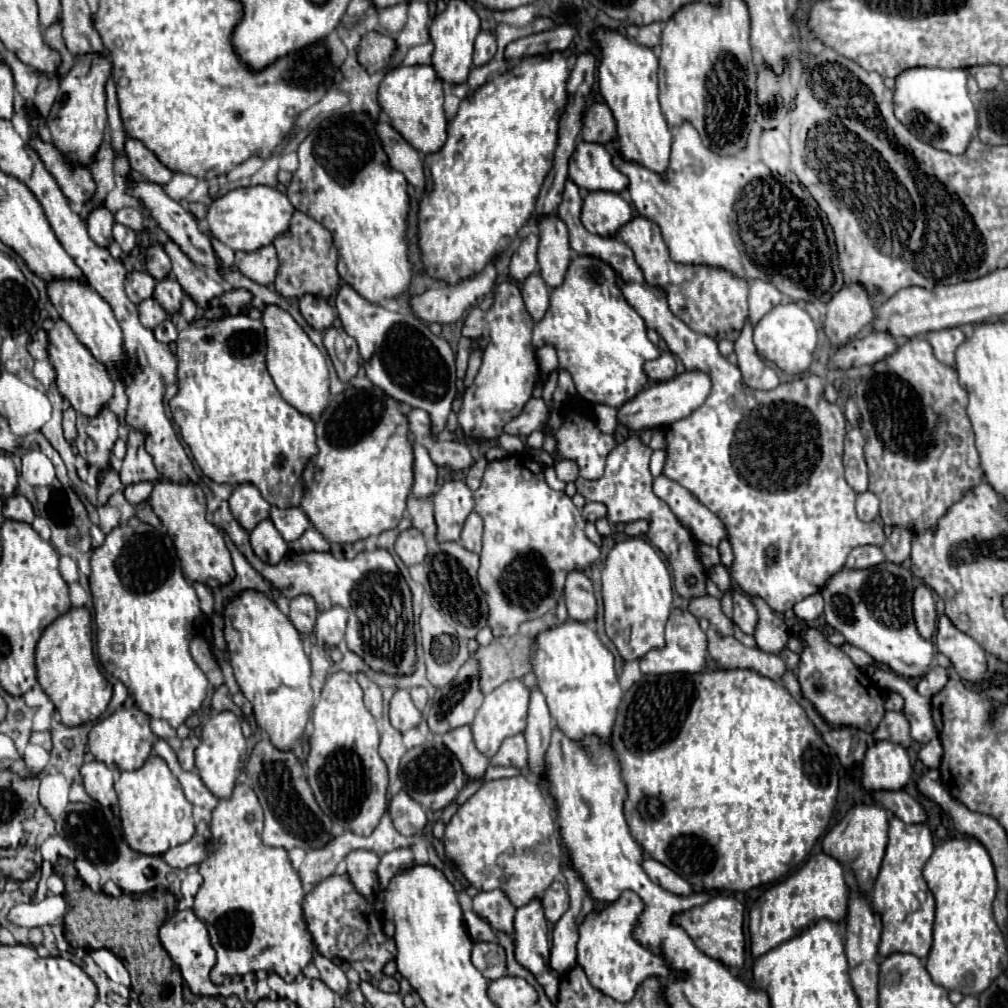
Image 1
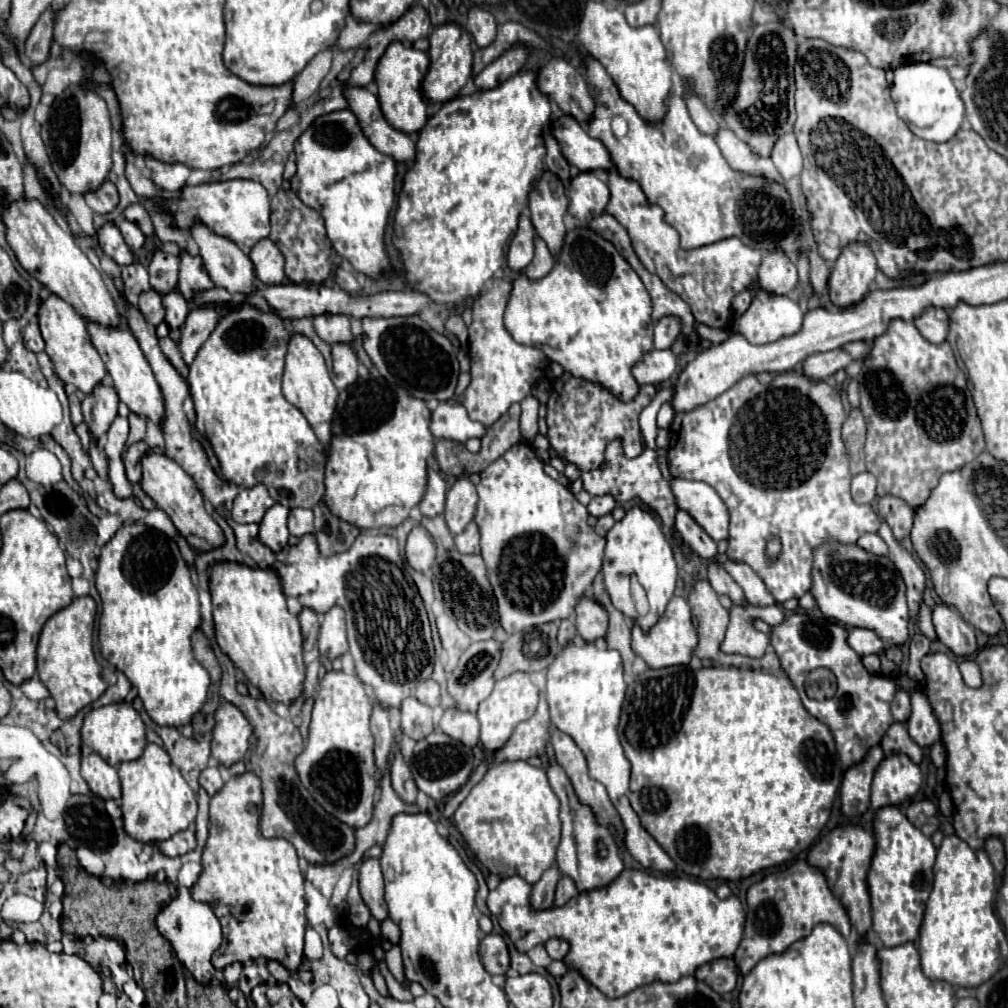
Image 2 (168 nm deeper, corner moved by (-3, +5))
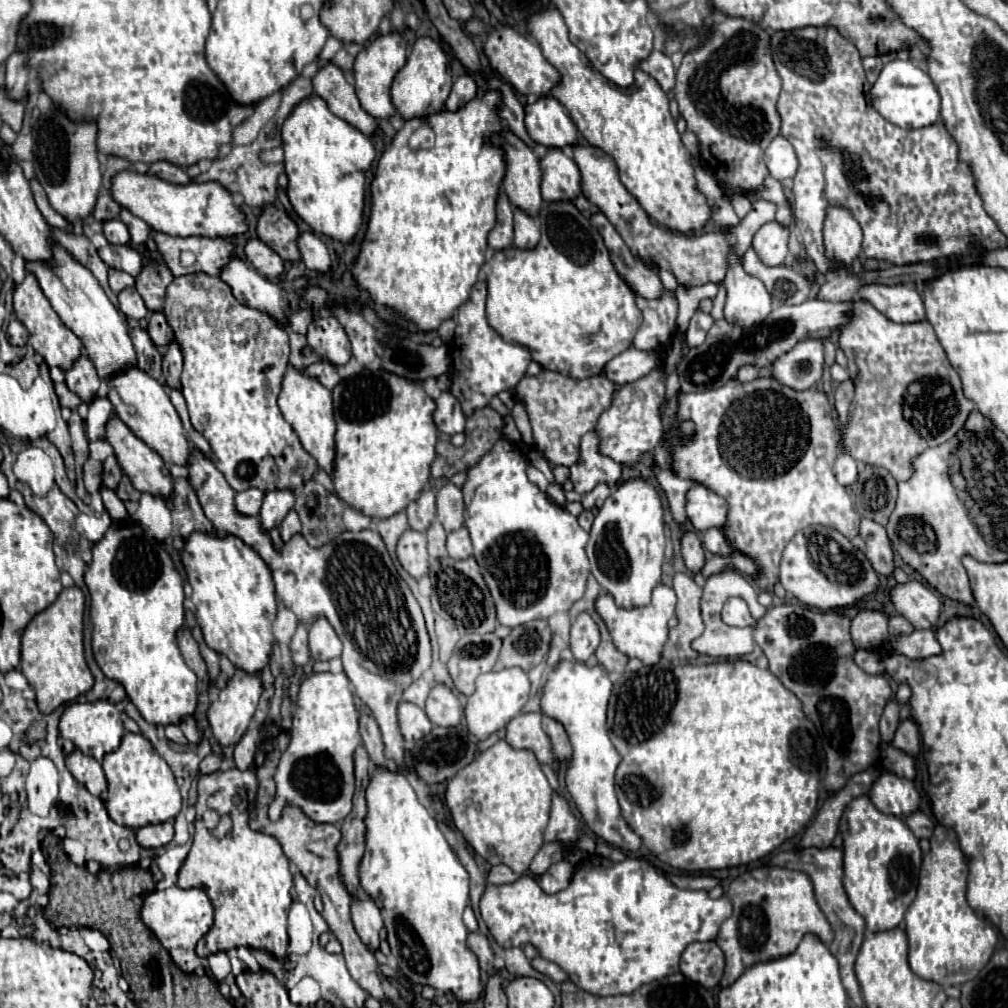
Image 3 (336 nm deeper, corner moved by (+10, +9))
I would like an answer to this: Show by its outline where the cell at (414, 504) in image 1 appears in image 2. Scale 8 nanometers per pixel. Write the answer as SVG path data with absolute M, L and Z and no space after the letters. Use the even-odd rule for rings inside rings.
M438 515L436 519L424 517L422 525L430 531L430 535L434 537L434 543L436 543L436 547L440 551L450 551L454 547L454 539L452 539L450 529L448 529L448 525L446 525L446 521L444 521L442 515Z

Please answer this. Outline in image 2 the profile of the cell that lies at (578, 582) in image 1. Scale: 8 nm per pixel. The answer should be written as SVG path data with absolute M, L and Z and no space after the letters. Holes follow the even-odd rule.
M584 597L576 607L576 629L586 643L596 643L598 639L606 637L608 613L600 603Z

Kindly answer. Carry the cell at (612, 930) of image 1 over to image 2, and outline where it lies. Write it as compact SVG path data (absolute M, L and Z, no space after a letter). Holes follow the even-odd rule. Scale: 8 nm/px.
M624 869L610 885L580 893L566 905L550 907L544 911L536 911L530 905L530 893L530 883L520 877L508 877L502 879L500 885L488 895L488 909L498 919L504 933L512 939L514 947L520 953L526 953L536 945L544 945L552 937L568 941L570 951L564 957L564 963L612 999L624 997L630 991L654 981L674 983L684 975L694 975L700 963L708 963L718 957L732 957L744 929L744 909L738 897L732 895L728 899L718 899L714 889L708 885L678 875L658 877L642 869Z

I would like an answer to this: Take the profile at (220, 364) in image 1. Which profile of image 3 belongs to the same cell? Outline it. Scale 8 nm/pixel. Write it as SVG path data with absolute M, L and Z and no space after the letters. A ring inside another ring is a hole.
M205 273L175 277L167 287L163 313L167 315L167 321L175 331L175 339L181 345L181 391L187 401L191 423L209 441L213 451L211 461L225 475L227 483L235 491L257 487L269 493L277 489L297 491L299 487L303 487L303 483L313 479L317 463L303 449L295 429L283 419L283 413L277 407L281 377L289 363L287 329L277 323L277 319L271 317L267 311L251 309L239 303L227 283Z

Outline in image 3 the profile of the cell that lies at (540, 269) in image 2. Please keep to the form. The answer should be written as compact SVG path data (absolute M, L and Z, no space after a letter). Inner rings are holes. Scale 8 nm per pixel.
M515 209L515 239L513 245L519 249L531 249L539 243L539 225L533 217Z

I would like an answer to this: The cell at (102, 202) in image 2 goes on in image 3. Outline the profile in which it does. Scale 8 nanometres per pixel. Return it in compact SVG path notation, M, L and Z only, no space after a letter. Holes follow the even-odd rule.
M101 193L97 203L95 203L95 211L91 213L97 221L107 221L107 219L113 219L117 217L121 211L121 207L113 201L113 197L109 193Z

